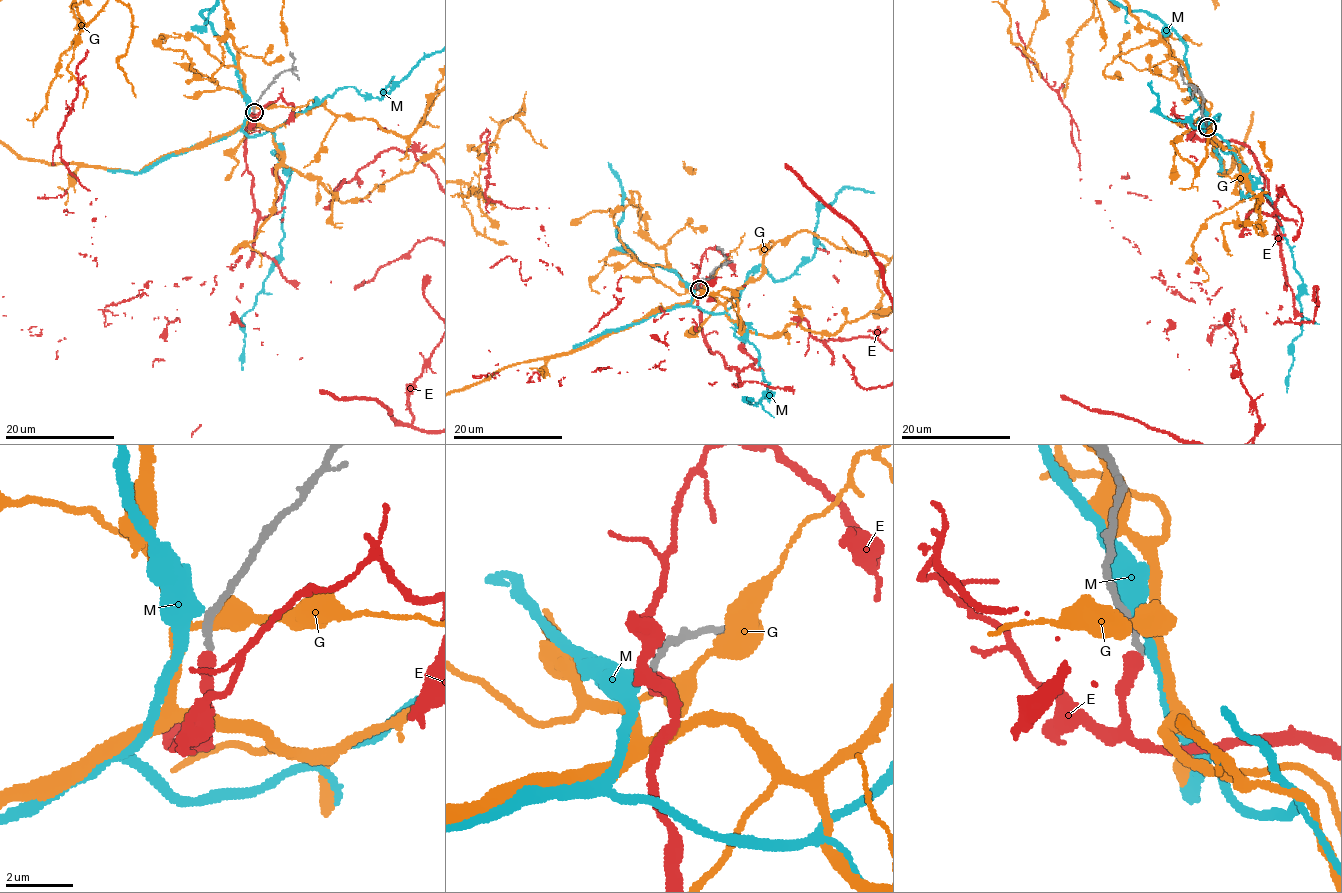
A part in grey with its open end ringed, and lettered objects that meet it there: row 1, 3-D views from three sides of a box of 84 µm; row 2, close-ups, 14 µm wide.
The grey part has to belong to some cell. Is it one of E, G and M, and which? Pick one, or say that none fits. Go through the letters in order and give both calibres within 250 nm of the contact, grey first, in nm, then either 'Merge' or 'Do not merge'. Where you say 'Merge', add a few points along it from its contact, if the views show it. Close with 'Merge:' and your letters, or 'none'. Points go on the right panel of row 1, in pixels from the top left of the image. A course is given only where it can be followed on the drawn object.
E: Thickness 240 nm (grey) against 400 nm. Merge
G: Thickness 300 nm (grey) against 320 nm. Do not merge
M: Thickness 320 nm (grey) against 440 nm. Do not merge
Merge: E

